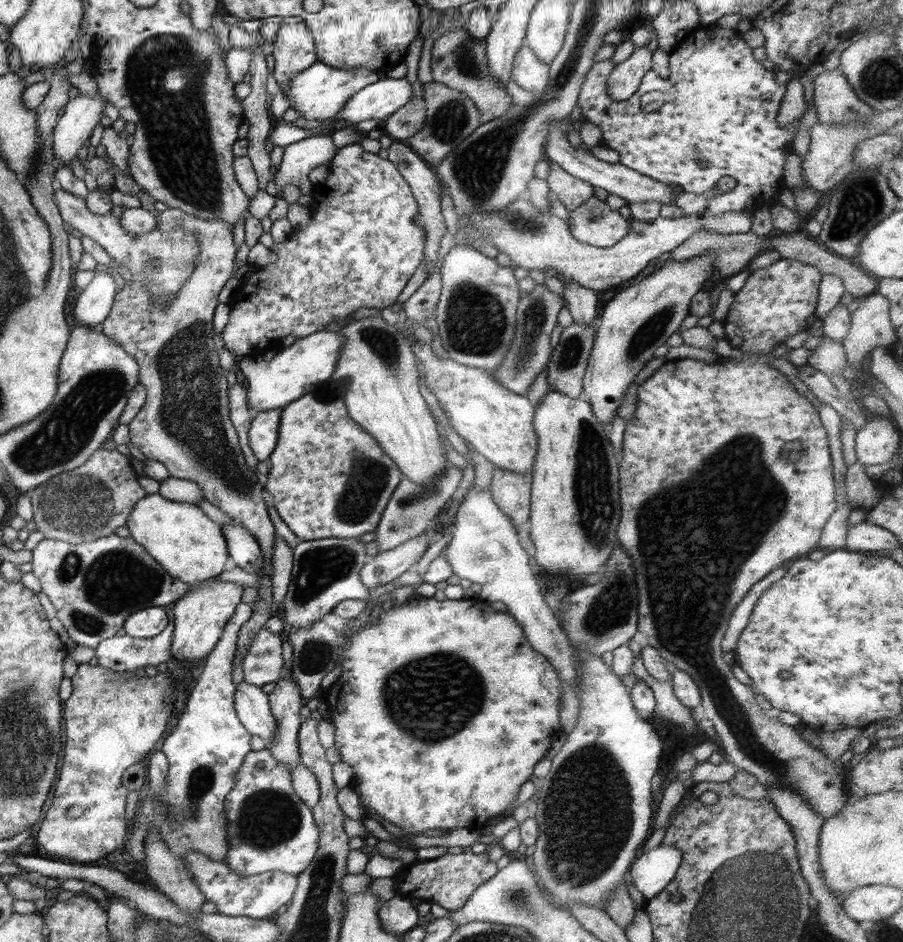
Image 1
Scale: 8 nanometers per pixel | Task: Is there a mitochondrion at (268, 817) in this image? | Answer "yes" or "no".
yes

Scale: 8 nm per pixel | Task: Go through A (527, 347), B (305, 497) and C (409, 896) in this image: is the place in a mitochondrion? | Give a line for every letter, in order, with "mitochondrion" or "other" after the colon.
A: mitochondrion
B: other
C: other

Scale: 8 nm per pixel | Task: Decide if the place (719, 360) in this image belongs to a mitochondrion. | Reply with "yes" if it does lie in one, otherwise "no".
no

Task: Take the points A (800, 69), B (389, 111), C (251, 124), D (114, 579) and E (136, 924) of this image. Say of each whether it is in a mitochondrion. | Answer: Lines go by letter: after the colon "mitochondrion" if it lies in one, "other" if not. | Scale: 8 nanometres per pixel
A: other
B: other
C: other
D: mitochondrion
E: mitochondrion

